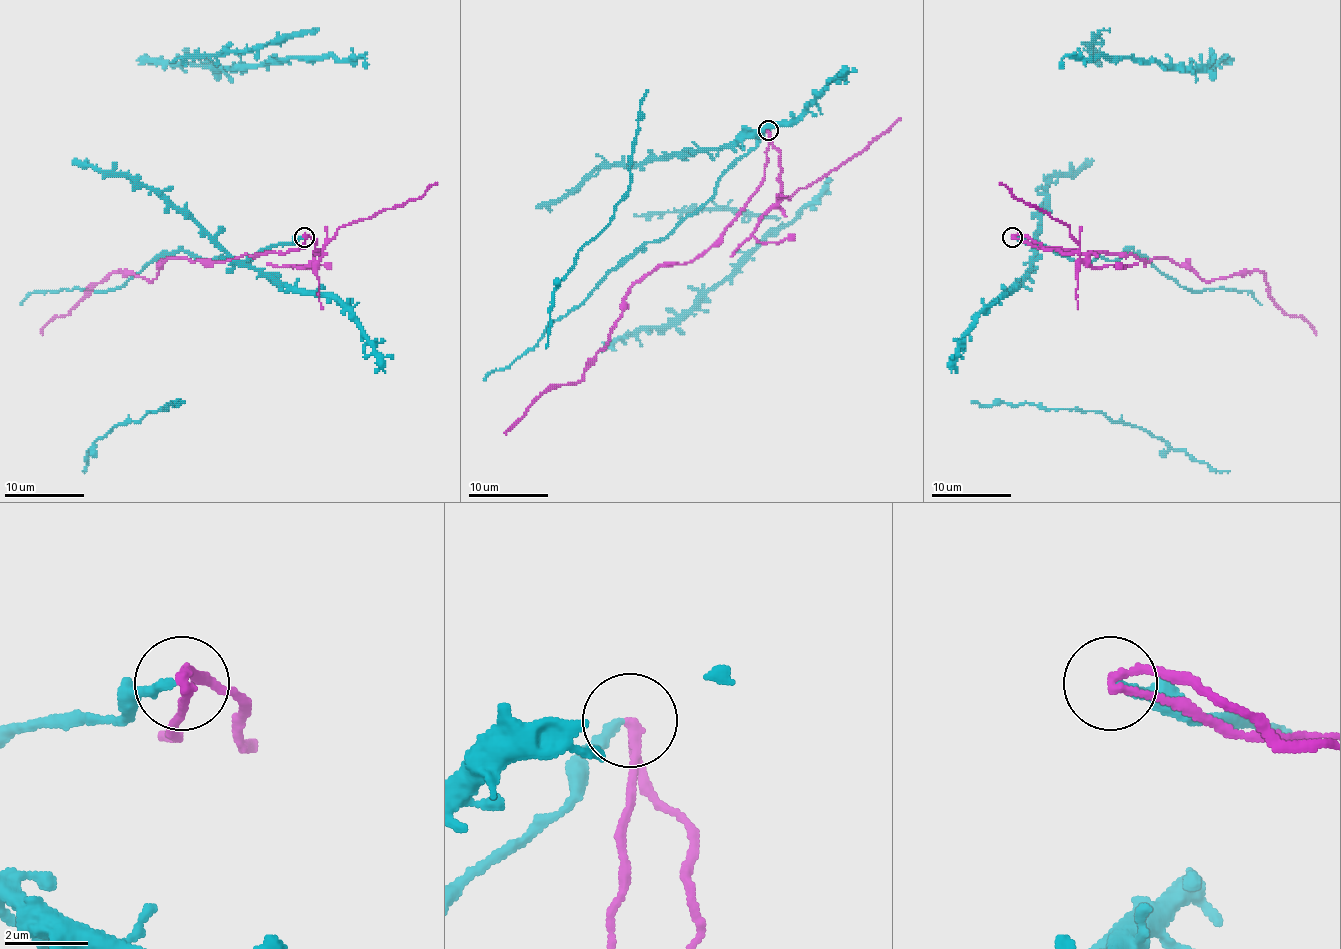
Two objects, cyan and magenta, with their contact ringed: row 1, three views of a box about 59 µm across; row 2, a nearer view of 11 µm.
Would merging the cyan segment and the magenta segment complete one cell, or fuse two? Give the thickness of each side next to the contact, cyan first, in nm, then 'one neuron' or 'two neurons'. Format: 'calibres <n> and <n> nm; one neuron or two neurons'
calibres 240 and 200 nm; two neurons

